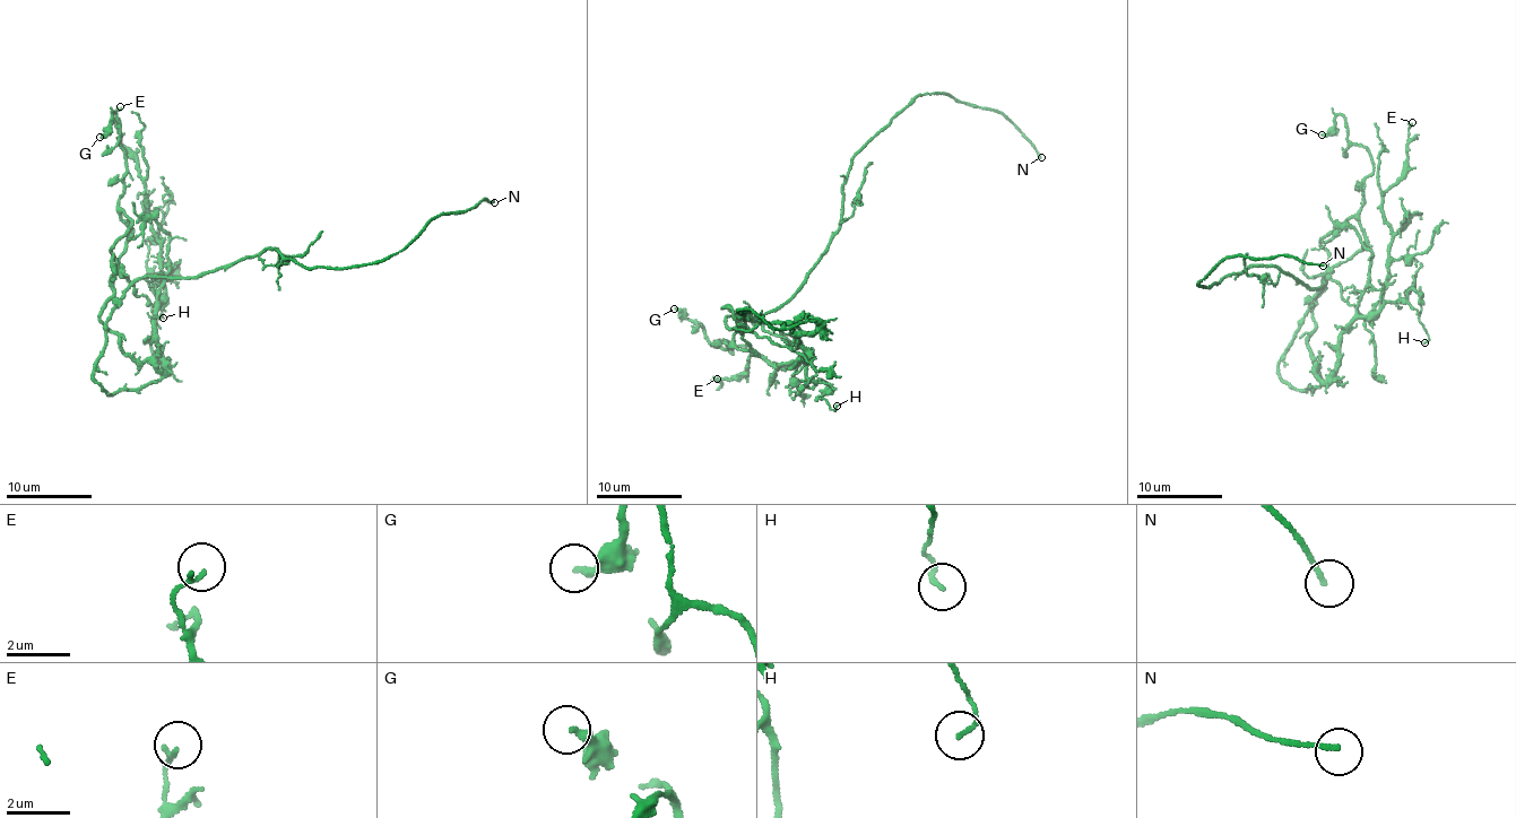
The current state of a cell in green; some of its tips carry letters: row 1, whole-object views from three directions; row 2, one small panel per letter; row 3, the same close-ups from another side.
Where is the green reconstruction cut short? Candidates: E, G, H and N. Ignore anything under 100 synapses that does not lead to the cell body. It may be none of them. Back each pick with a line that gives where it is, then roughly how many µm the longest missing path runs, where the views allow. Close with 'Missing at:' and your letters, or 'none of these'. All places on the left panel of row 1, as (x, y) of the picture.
N: place (494, 202); missing 2 µm
Missing at: N

